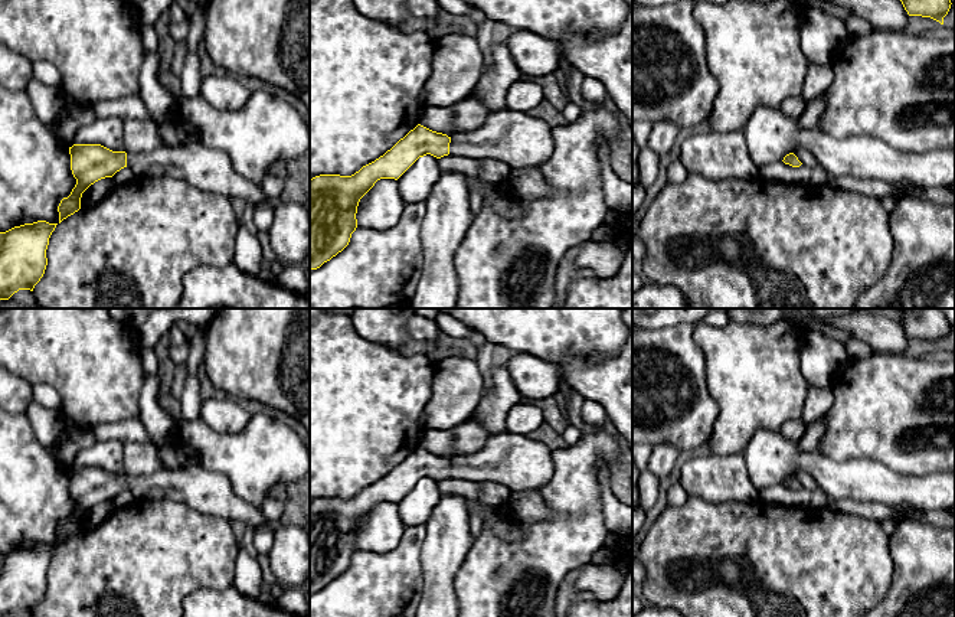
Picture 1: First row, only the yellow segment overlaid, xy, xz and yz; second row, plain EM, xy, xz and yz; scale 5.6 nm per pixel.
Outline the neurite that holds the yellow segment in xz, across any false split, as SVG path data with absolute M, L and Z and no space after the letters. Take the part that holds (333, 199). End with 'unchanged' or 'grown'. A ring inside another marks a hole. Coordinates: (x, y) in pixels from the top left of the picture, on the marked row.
M507 107L471 133L447 134L421 124L390 150L351 176L320 174L310 180L310 271L341 252L357 228L360 199L380 179L398 180L419 157L431 154L493 159L511 169L539 167L553 153L552 127Z; grown

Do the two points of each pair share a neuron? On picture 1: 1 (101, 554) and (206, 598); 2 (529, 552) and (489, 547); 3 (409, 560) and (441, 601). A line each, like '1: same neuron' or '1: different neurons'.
1: different neurons
2: same neuron
3: different neurons

